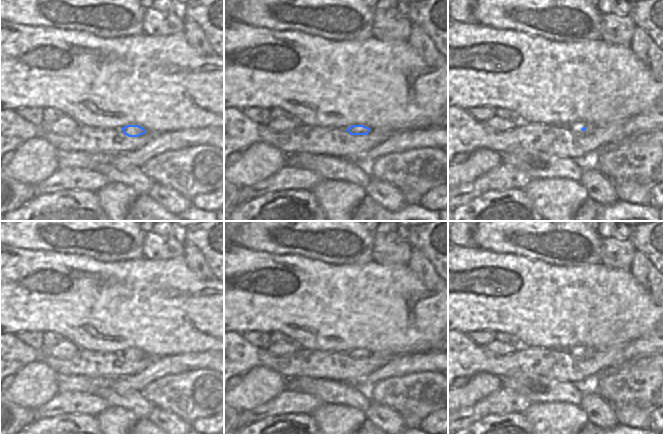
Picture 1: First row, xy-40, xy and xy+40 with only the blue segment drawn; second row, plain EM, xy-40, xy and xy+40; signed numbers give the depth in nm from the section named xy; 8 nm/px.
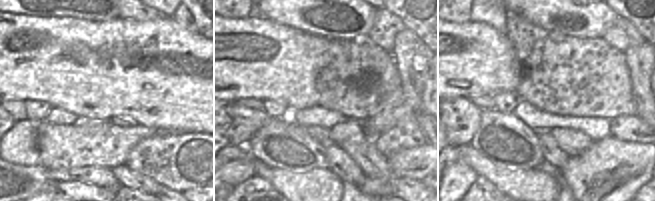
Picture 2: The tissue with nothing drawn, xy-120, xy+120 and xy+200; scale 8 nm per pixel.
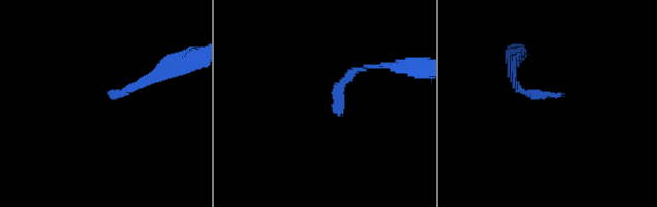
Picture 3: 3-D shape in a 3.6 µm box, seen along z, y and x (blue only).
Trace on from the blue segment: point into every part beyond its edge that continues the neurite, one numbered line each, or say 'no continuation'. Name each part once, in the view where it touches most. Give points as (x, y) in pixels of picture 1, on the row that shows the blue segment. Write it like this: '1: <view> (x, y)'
1: xy+40 (576, 128)

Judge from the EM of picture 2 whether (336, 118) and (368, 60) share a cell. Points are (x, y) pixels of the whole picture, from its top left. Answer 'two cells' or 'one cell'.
two cells

